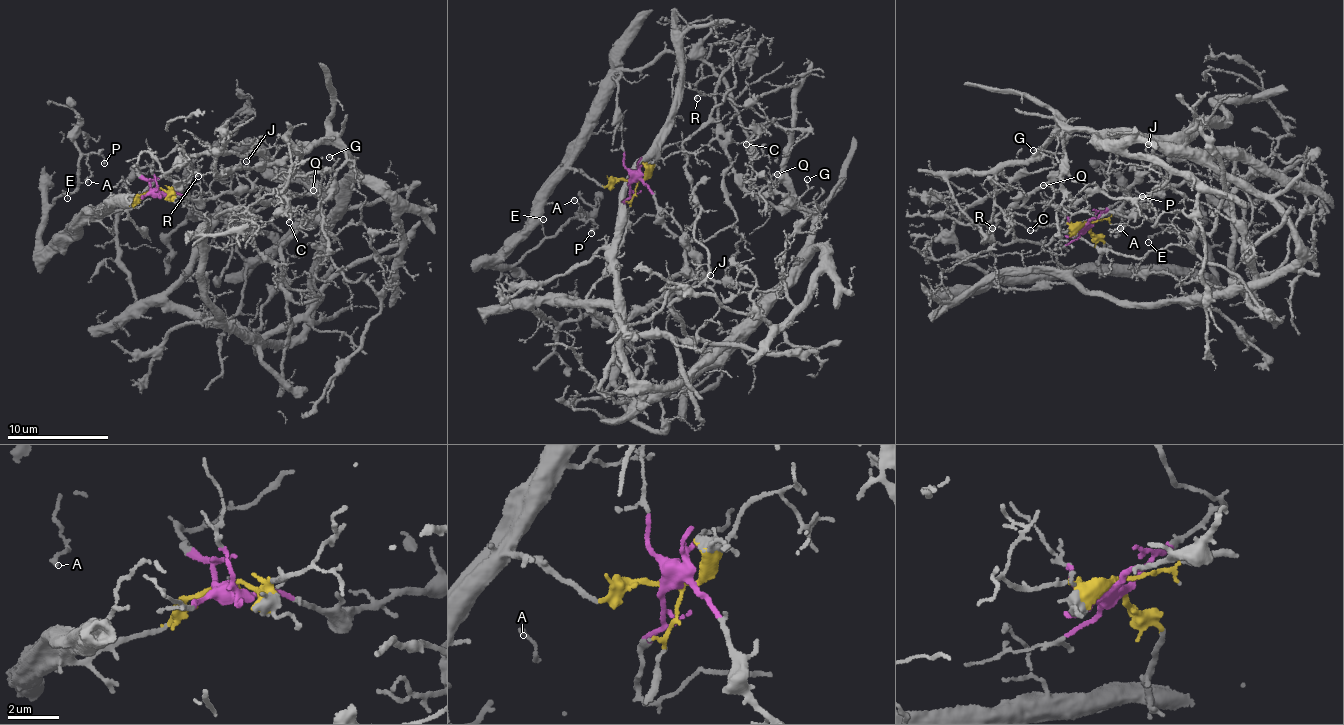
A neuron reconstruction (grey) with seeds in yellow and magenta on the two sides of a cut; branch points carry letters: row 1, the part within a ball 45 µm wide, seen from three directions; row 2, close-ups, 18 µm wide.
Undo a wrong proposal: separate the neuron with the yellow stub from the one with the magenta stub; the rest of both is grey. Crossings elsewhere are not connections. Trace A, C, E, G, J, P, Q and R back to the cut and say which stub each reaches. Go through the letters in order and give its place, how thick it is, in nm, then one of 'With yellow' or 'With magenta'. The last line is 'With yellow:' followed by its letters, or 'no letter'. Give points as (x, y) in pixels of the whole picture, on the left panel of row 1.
A: Place: (88, 182). Thickness 150 nm. With yellow
C: Place: (289, 222). Thickness 110 nm. With magenta
E: Place: (67, 198). Thickness 70 nm. With yellow
G: Place: (329, 157). Thickness 120 nm. With magenta
J: Place: (246, 161). Thickness 130 nm. With magenta
P: Place: (104, 163). Thickness 130 nm. With yellow
Q: Place: (313, 190). Thickness 100 nm. With magenta
R: Place: (198, 176). Thickness 120 nm. With magenta
With yellow: A, E, P

